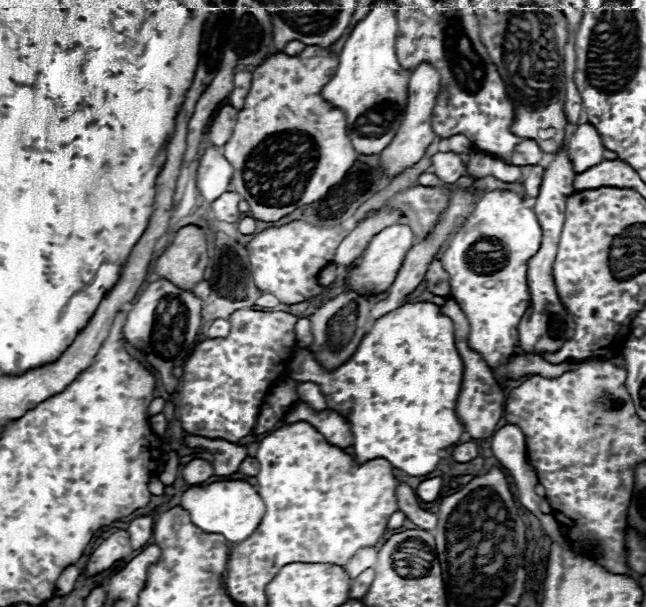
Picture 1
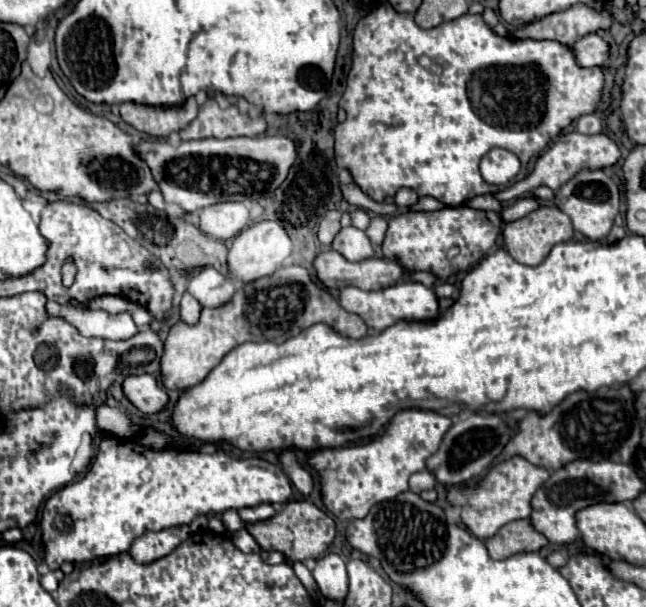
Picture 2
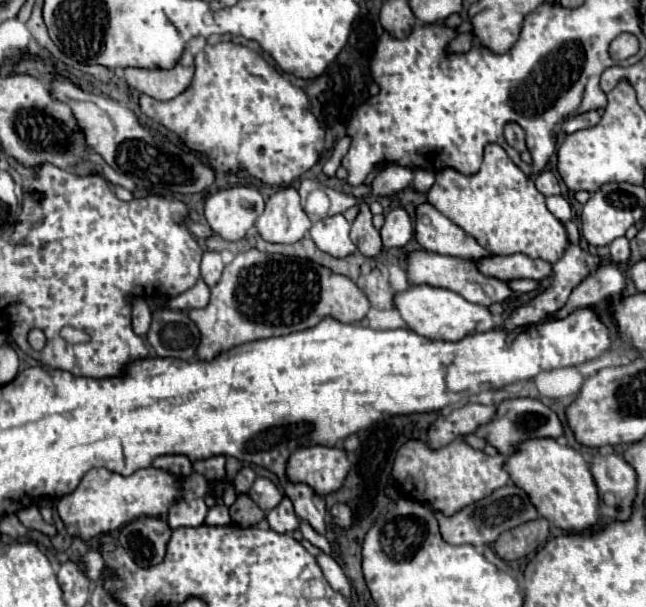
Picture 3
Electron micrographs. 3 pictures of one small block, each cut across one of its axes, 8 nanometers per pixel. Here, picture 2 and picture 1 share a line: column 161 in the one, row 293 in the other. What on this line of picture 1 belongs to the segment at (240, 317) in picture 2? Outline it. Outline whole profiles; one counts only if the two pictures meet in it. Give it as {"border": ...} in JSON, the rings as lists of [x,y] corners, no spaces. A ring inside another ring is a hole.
{"border":[[[392,224],[392,226],[384,228],[366,246],[366,250],[364,250],[364,254],[360,258],[360,266],[356,266],[354,272],[350,274],[348,288],[354,288],[360,294],[372,294],[372,296],[378,294],[378,292],[384,292],[394,282],[394,278],[396,278],[396,274],[398,274],[398,270],[400,270],[400,266],[404,262],[406,252],[414,244],[416,244],[416,238],[414,238],[410,226],[406,226],[406,224]]]}

